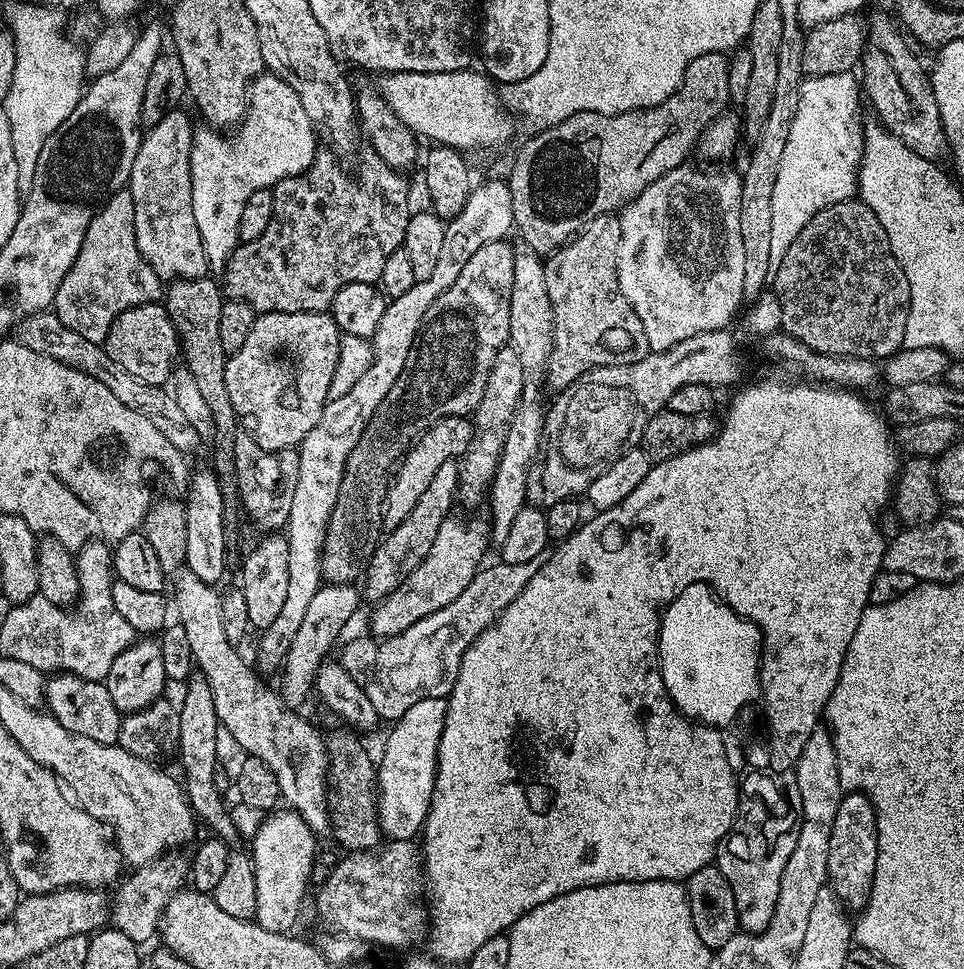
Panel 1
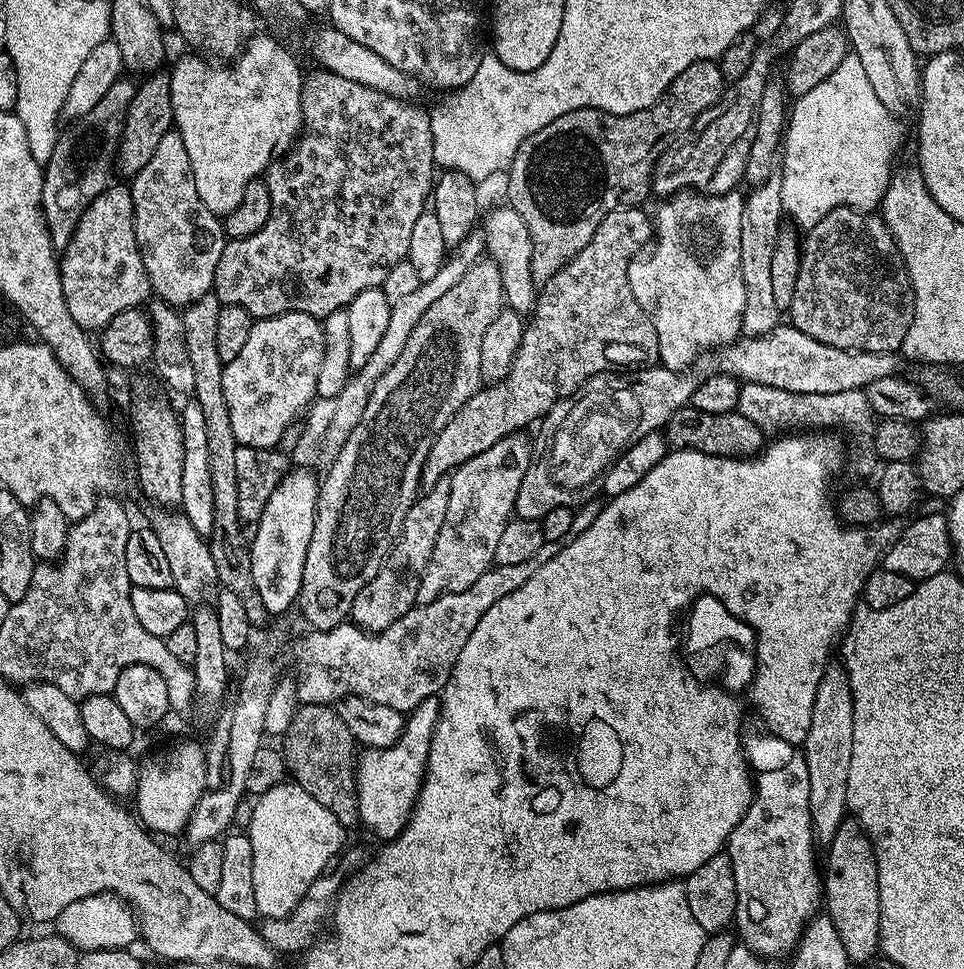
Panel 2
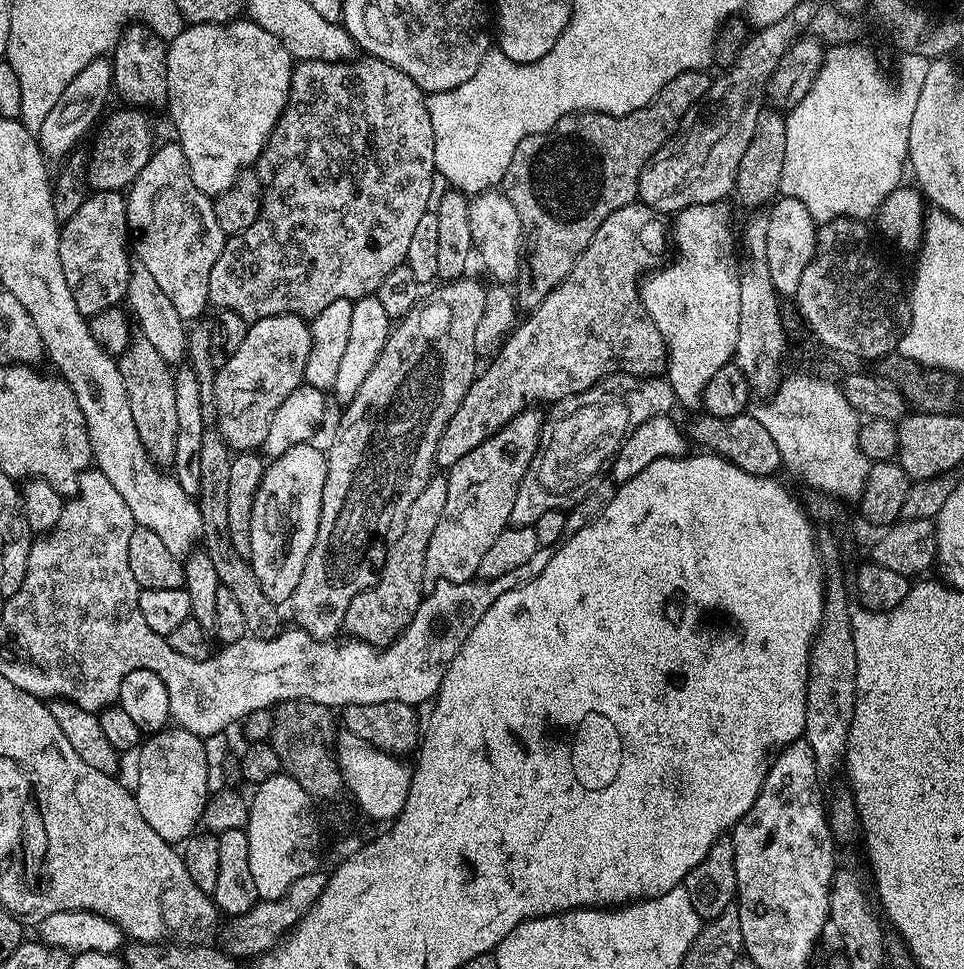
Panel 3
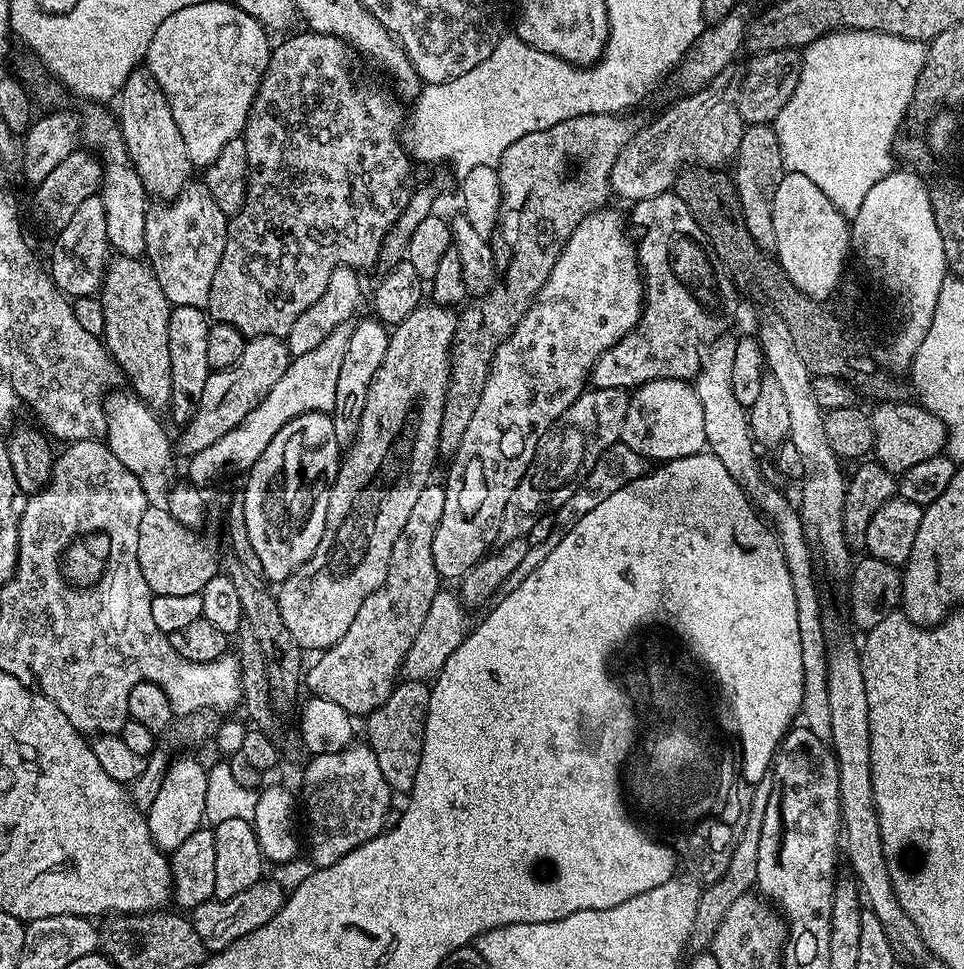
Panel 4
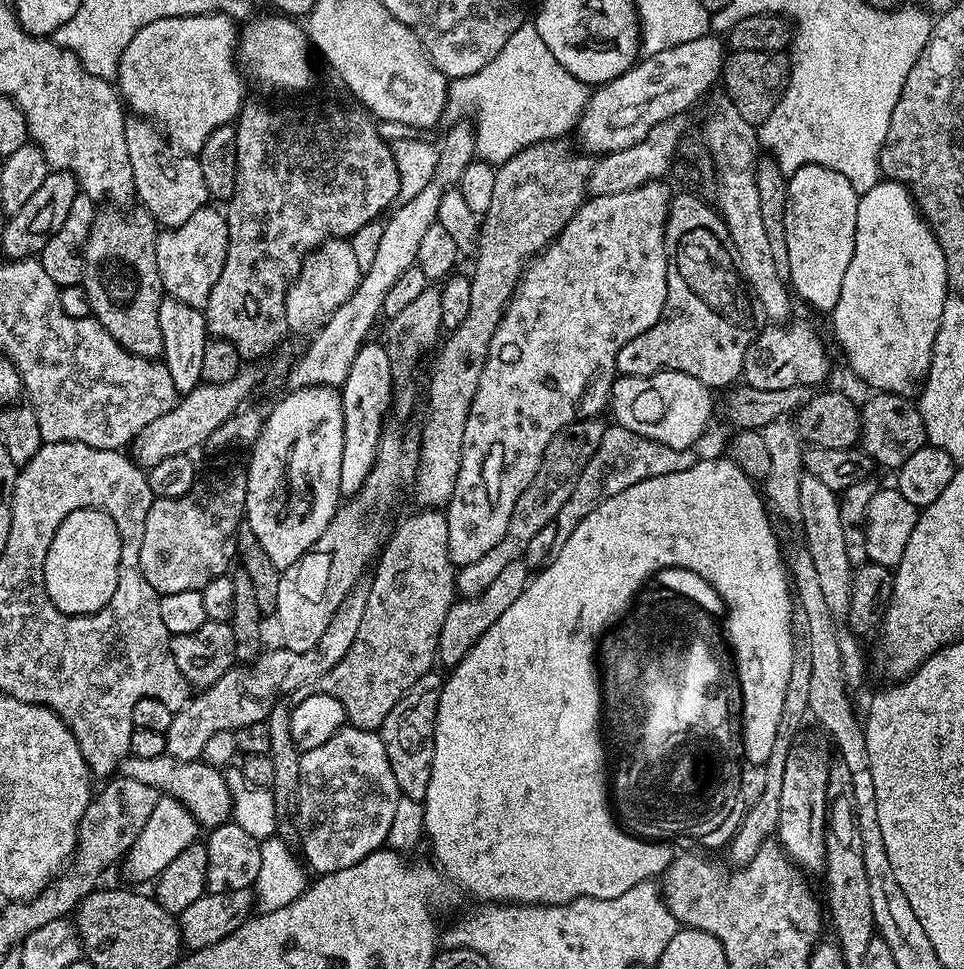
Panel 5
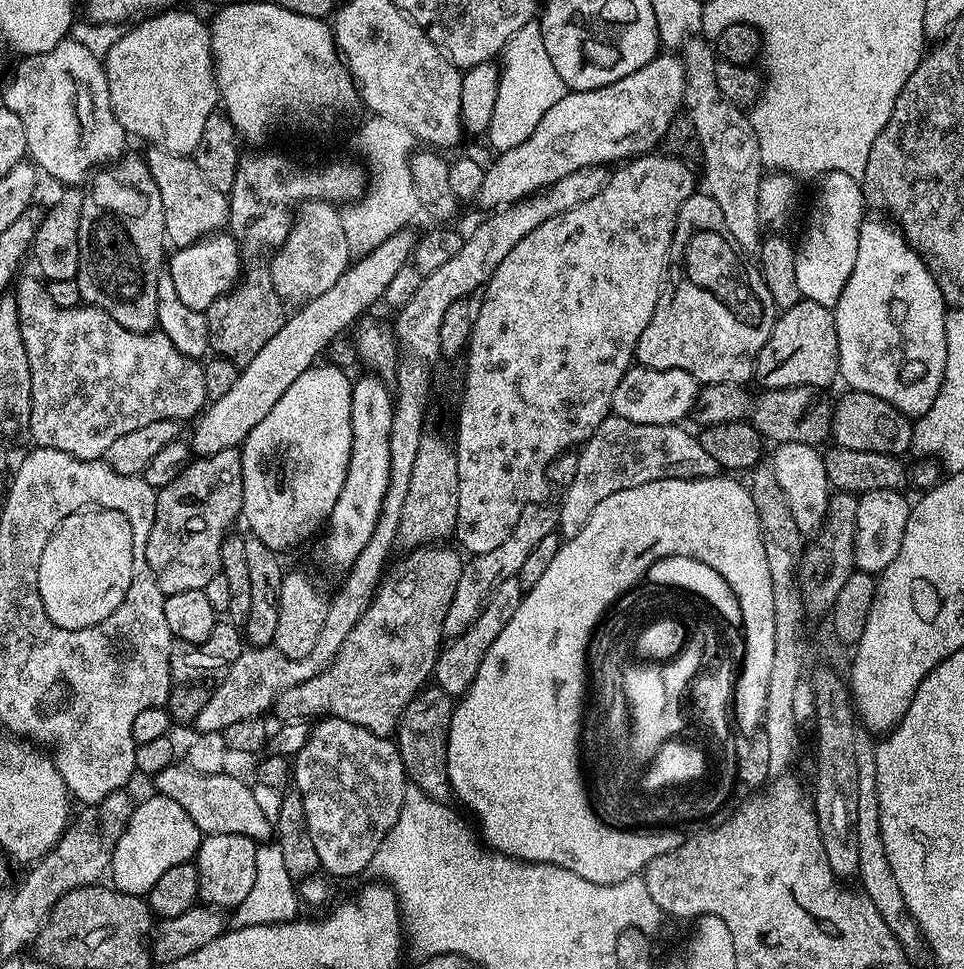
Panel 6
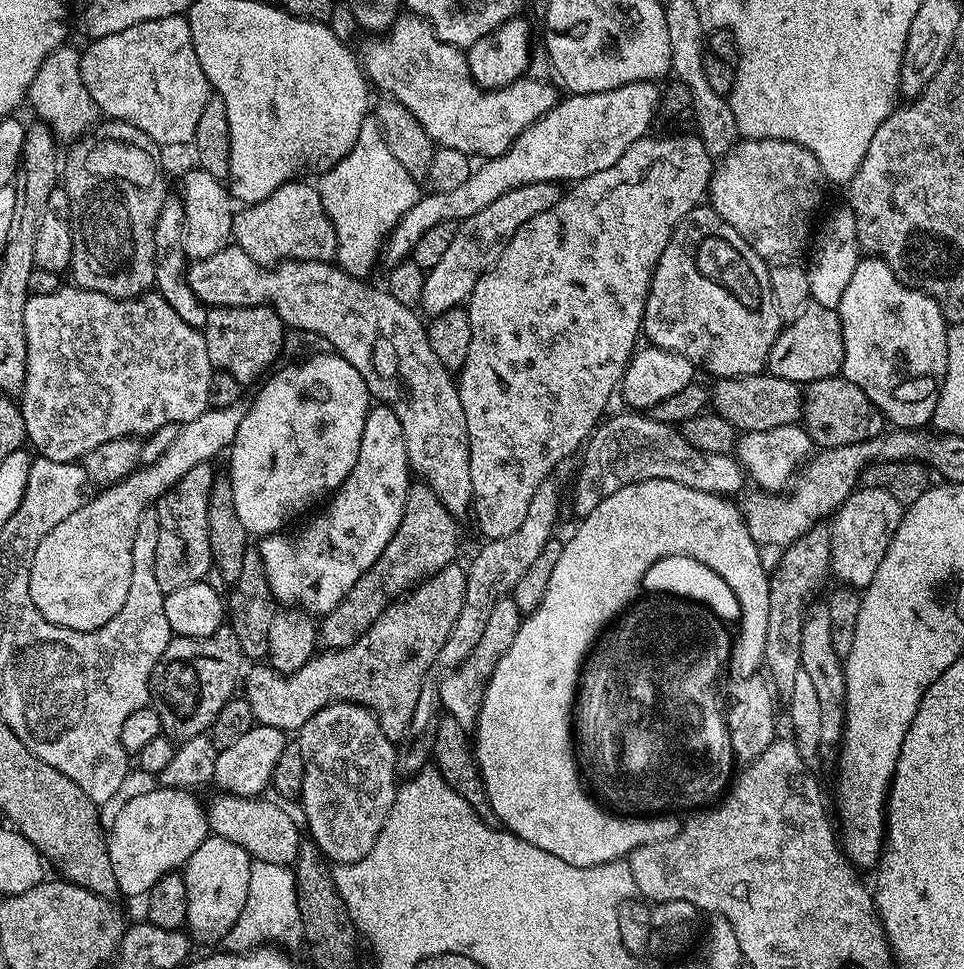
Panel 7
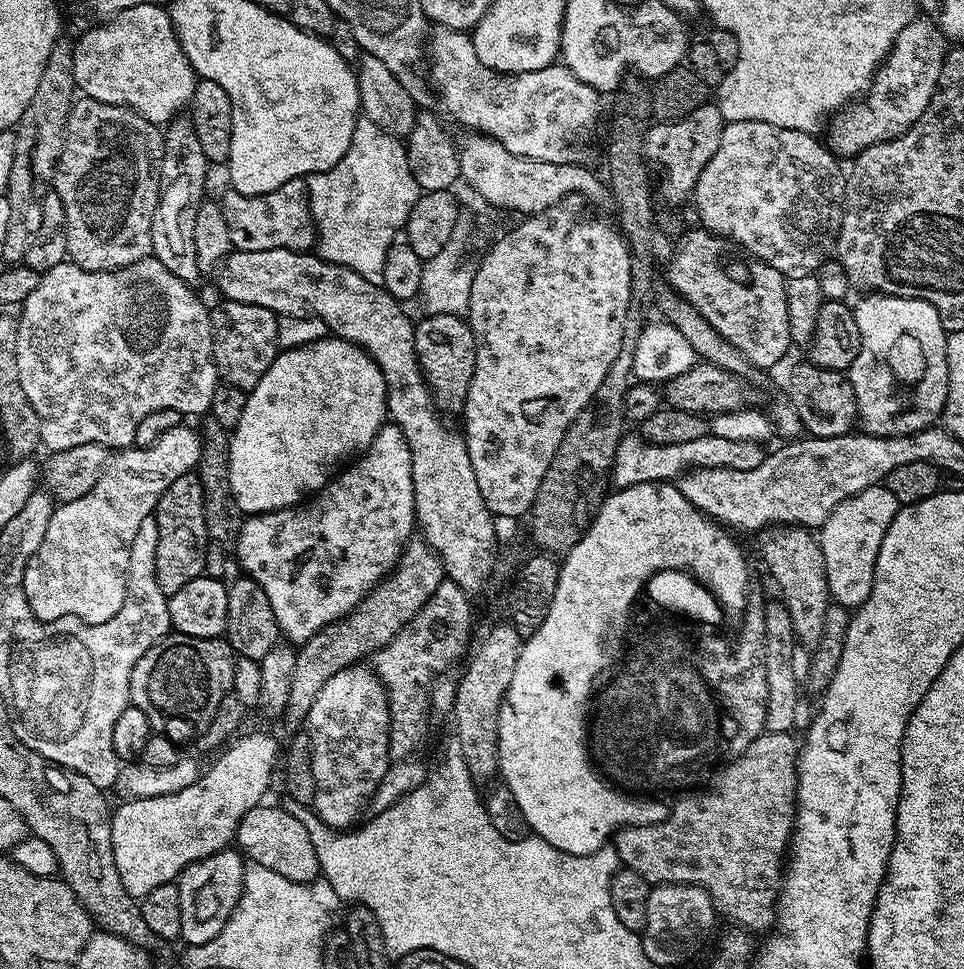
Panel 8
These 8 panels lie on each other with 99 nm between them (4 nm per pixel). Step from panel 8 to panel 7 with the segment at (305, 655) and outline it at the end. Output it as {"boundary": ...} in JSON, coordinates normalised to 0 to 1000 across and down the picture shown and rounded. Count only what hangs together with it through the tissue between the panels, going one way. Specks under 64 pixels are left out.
{"boundary":[[[432,497],[423,505],[421,522],[417,530],[417,539],[413,539],[413,547],[409,555],[396,568],[392,580],[363,605],[363,609],[331,641],[330,660],[337,670],[348,671],[358,669],[367,664],[388,642],[392,639],[408,619],[418,616],[420,612],[432,606],[437,599],[444,598],[445,594],[454,592],[464,582],[470,581],[474,577],[473,569],[477,566],[477,545],[474,534],[459,522],[454,510],[446,501],[439,497]]]}

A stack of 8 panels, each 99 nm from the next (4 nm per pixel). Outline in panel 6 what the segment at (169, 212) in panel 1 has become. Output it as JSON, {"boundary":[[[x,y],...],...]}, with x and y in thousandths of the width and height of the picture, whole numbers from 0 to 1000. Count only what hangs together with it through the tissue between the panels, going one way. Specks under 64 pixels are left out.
{"boundary":[[[232,237],[202,248],[192,256],[182,257],[173,265],[172,280],[176,283],[176,287],[180,287],[180,299],[185,308],[189,308],[189,312],[192,316],[197,316],[197,320],[215,323],[217,316],[231,301],[238,301],[250,288],[249,260],[251,256],[246,252],[245,245]]]}

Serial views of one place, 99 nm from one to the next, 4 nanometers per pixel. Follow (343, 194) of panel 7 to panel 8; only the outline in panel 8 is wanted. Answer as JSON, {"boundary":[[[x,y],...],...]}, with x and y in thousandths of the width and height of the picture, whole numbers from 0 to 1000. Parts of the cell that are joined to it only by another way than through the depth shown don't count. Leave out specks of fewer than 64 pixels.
{"boundary":[[[370,123],[367,142],[363,142],[363,155],[355,159],[355,167],[337,178],[327,178],[318,183],[317,189],[324,229],[328,232],[327,259],[336,268],[376,283],[380,291],[396,294],[396,275],[400,270],[402,256],[412,251],[429,208],[438,200],[429,180],[425,180],[422,152],[412,141],[388,130],[388,126]]]}

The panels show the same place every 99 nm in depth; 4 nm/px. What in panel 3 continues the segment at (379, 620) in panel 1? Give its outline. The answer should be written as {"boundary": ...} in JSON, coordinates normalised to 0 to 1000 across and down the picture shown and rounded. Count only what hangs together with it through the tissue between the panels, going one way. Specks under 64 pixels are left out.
{"boundary":[[[539,436],[520,438],[509,449],[491,460],[464,488],[463,526],[459,526],[459,535],[454,535],[450,551],[446,551],[446,563],[442,563],[441,600],[466,599],[482,603],[491,598],[504,568],[508,568],[510,560],[517,556],[517,551],[521,551],[521,547],[528,544],[527,536],[529,526],[533,523],[533,514],[537,510],[537,502],[560,455],[560,442],[557,439],[535,437]]]}

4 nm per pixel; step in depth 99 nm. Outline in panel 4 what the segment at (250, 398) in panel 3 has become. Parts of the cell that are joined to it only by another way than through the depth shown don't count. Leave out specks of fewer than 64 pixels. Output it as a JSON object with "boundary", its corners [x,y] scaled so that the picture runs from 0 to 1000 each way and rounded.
{"boundary":[[[262,347],[254,354],[251,369],[234,382],[217,383],[214,398],[210,401],[210,415],[195,438],[186,443],[187,451],[182,451],[180,462],[188,472],[194,473],[214,464],[221,456],[226,456],[230,448],[243,444],[280,407],[284,394],[297,386],[301,375],[298,354],[288,347]]]}

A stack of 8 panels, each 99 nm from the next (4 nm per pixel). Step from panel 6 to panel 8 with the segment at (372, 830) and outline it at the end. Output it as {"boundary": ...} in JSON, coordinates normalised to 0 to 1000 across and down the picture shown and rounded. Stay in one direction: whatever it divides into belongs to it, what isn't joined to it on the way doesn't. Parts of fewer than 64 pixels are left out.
{"boundary":[[[385,688],[356,689],[351,696],[346,696],[346,700],[342,700],[342,704],[338,704],[338,708],[334,708],[334,712],[330,712],[326,720],[326,729],[322,729],[320,734],[317,754],[321,760],[321,774],[324,776],[323,833],[339,854],[364,856],[370,849],[369,841],[385,827],[390,809],[396,807],[405,787],[404,753],[402,717],[398,711],[398,705],[390,699]]]}

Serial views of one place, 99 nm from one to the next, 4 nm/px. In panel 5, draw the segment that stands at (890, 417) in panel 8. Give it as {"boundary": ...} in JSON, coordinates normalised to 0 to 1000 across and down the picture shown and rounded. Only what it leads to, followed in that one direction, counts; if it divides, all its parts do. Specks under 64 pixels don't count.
{"boundary":[[[914,185],[912,190],[892,202],[891,239],[886,241],[885,268],[878,278],[876,297],[865,321],[867,351],[872,355],[885,386],[900,396],[909,396],[909,405],[949,406],[963,386],[967,356],[969,349],[973,349],[975,321],[983,309],[981,266],[970,241],[954,222],[942,195],[930,186]]]}

